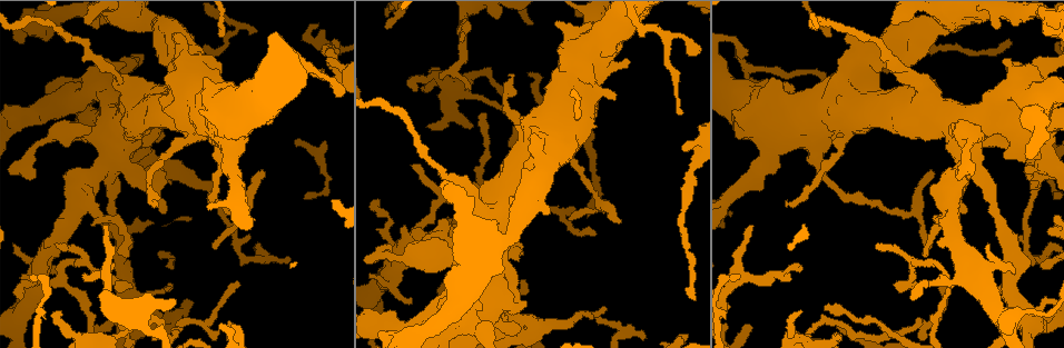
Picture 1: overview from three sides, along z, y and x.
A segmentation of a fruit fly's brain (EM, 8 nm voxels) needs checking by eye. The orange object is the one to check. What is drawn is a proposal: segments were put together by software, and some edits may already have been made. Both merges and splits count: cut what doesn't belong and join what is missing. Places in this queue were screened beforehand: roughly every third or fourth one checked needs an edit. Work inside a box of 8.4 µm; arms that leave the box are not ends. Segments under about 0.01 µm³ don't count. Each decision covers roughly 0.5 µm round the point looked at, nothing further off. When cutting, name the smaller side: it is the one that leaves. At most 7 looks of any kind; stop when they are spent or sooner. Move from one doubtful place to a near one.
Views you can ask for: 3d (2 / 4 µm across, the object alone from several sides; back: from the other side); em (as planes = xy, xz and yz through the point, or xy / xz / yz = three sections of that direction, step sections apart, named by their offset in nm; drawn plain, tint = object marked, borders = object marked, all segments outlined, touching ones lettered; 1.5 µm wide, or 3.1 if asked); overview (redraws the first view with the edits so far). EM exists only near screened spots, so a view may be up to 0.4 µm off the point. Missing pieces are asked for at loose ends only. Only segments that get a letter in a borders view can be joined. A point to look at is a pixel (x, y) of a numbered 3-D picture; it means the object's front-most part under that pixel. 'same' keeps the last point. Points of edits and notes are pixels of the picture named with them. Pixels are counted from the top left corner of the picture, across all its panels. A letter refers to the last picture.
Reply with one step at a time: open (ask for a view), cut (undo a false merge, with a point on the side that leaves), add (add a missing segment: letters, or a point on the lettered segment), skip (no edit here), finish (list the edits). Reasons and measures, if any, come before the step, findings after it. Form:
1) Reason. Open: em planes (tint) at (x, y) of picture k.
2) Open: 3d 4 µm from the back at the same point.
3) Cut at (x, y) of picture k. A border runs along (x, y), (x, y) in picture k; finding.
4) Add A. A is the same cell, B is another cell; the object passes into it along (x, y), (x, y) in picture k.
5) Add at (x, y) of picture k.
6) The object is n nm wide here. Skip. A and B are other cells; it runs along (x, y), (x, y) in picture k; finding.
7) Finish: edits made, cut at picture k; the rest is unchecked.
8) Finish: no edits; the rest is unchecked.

A narrow waist. Open: 3d 4 µm from the back at (337, 52) of picture 1.

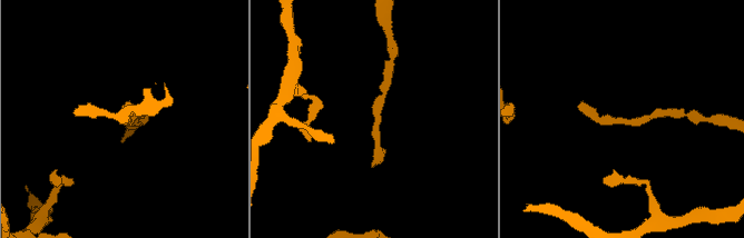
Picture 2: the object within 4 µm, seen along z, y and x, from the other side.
Shape alone is not enough. Open: em planes (tint) at (376, 125) of picture 2.

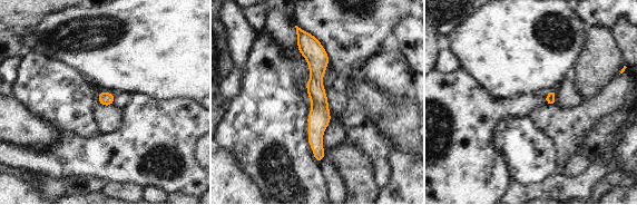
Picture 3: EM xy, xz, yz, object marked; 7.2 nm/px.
What lies round it. Open: em planes (borders) at the same point.

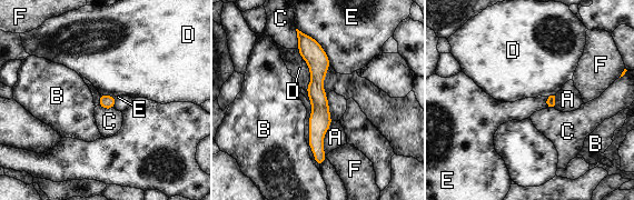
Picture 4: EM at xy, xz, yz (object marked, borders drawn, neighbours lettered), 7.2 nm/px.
The object is 50 nm wide here. Skip. A, B, C, D, E and F are other cells; a border runs along (295, 29), (298, 48) in picture 4; one neuron here.

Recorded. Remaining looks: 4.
Branch stops here. Open: em planes (borders) at (328, 58) of picture 1.

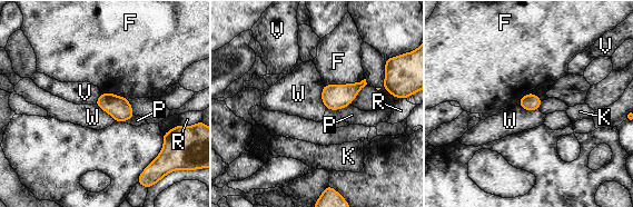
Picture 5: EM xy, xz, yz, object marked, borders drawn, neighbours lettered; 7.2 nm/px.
Skip. F, K, P, R, V and W are other cells; no lettered segment goes on from it.

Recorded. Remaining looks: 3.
An open end. Open: em xy step 4 (tint) at (20, 298) of picture 1.

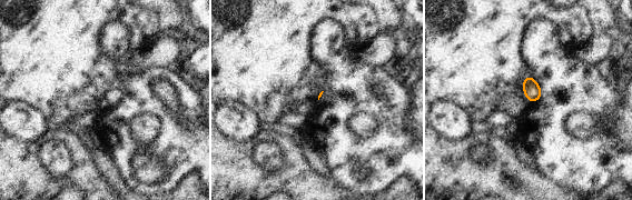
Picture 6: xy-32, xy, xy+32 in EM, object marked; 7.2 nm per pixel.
Another direction. Open: em planes (borders) at the same point.

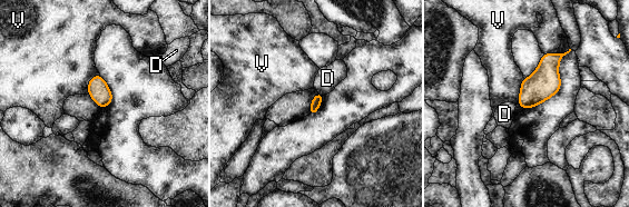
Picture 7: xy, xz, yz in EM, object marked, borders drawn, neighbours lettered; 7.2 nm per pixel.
Skip. D and V are other cells; a border runs along (569, 48), (563, 52), (543, 53) in picture 7; no lettered segment goes on from it.

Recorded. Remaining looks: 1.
Finish: no edits; the rest is unchecked.

